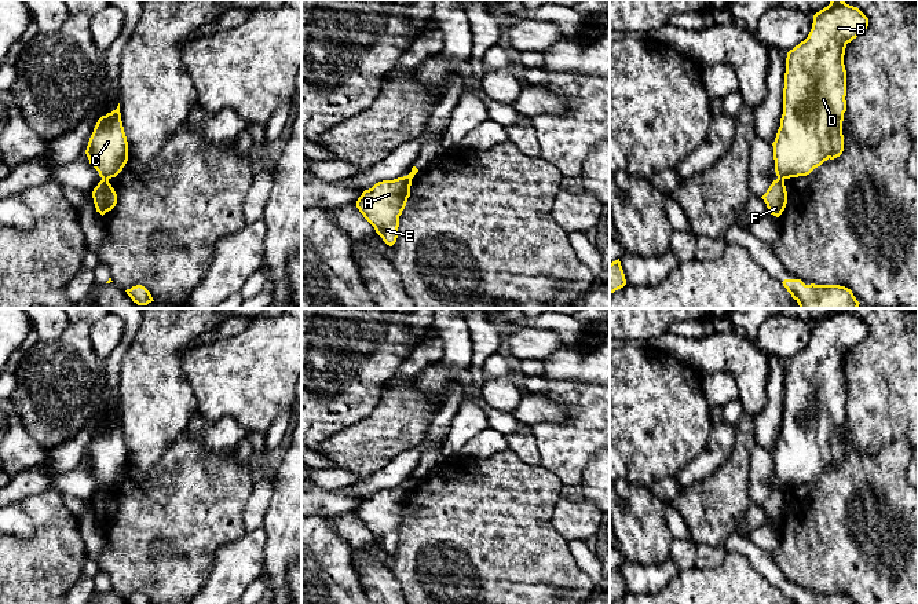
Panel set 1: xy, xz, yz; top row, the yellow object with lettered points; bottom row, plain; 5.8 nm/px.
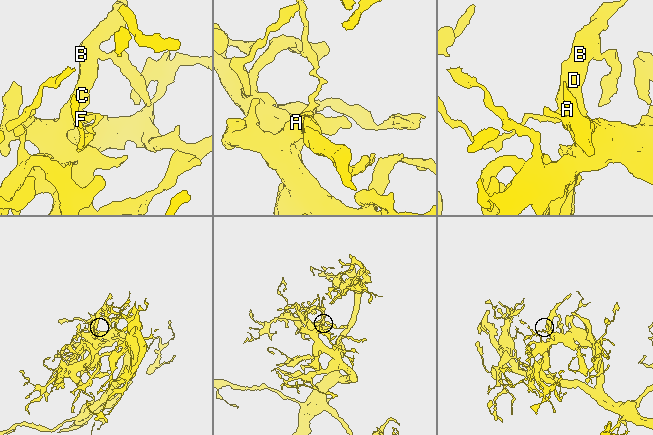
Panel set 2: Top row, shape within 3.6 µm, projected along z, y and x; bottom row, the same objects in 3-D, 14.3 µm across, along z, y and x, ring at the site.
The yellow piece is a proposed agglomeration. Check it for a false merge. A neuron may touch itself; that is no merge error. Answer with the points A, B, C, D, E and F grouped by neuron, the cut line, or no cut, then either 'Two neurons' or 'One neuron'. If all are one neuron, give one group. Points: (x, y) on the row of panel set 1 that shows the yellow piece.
Groups: A B C D E / F. Split along xy (102, 178), (108, 179). Two neurons

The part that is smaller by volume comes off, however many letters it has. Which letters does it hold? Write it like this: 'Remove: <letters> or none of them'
Remove: F

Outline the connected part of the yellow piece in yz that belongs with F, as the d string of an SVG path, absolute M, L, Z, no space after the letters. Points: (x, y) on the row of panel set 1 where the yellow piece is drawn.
M776 179L772 182L767 193L761 197L767 204L771 215L779 217L787 204L787 191L783 179Z

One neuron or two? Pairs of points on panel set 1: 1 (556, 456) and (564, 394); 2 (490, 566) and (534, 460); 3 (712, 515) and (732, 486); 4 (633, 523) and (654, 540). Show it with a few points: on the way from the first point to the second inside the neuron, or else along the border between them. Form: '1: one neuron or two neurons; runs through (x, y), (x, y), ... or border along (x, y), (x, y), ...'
1: one neuron; runs through (571, 440), (574, 438), (574, 409)
2: two neurons; border along (509, 449), (523, 461), (540, 465)
3: one neuron; runs through (712, 508), (726, 493)
4: one neuron; runs through (639, 529), (648, 538)

